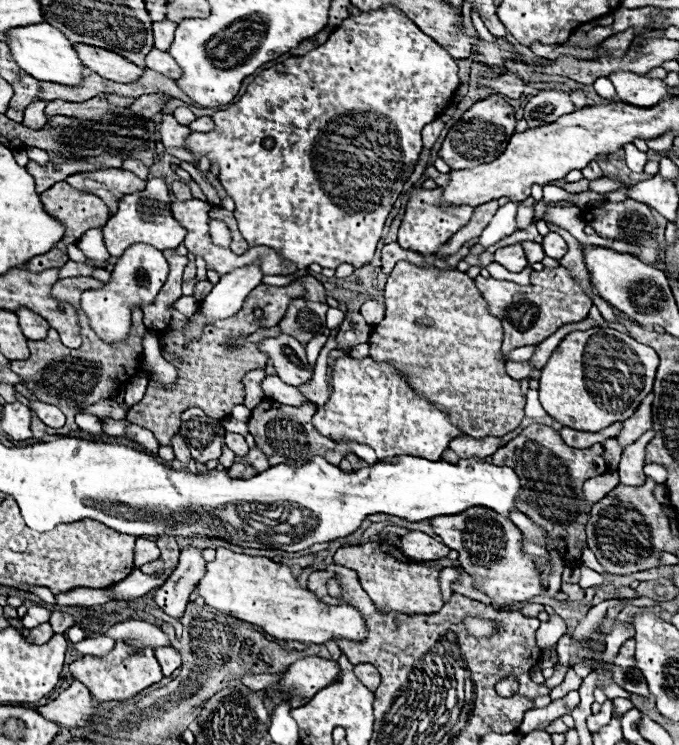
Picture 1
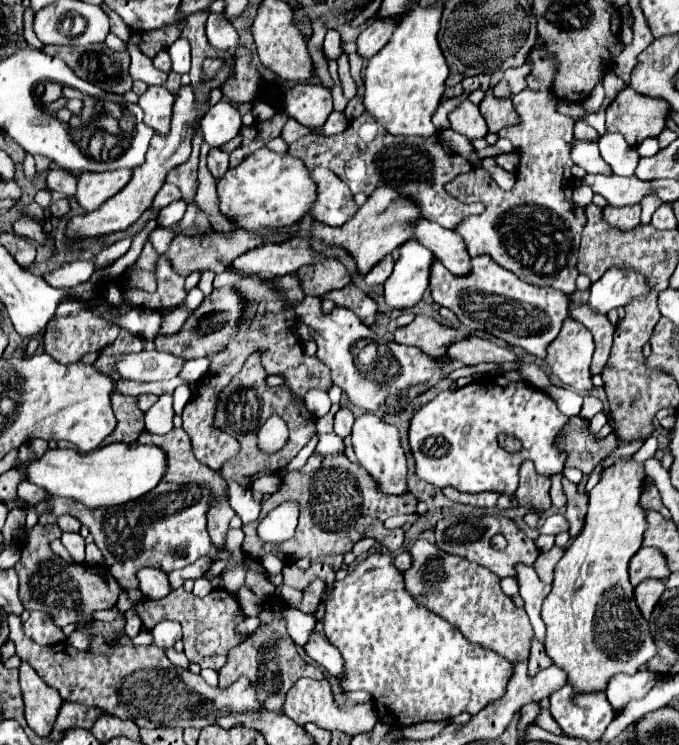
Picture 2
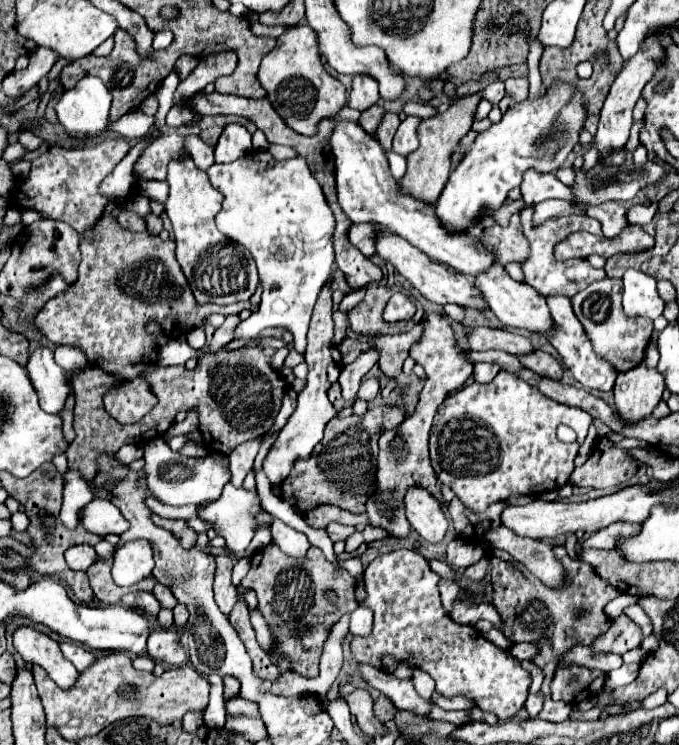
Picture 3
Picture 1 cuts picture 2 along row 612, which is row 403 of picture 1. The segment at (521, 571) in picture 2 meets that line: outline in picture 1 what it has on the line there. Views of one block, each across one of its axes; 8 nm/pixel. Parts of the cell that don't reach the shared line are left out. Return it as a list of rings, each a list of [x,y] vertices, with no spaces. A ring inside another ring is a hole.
[[[528,388],[526,398],[528,398],[528,402],[526,402],[526,416],[528,416],[528,418],[542,418],[542,416],[546,416],[544,408],[542,408],[540,402],[538,402],[538,390]]]

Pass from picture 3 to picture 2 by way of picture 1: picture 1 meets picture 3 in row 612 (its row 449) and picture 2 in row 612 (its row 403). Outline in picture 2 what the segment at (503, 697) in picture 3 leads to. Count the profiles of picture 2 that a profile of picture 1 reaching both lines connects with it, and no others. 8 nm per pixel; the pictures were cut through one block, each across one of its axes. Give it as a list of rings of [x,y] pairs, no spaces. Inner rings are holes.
[[[370,554],[366,560],[362,560],[342,582],[334,582],[334,590],[330,596],[324,596],[324,602],[326,602],[326,614],[322,618],[324,622],[324,634],[326,638],[330,640],[332,646],[336,646],[342,654],[342,660],[344,660],[344,674],[342,678],[338,680],[340,682],[340,688],[344,692],[352,692],[352,690],[366,690],[372,694],[374,702],[376,702],[376,710],[378,710],[378,718],[394,728],[406,728],[406,726],[412,726],[416,722],[422,722],[422,720],[446,720],[450,716],[458,716],[462,712],[468,712],[468,714],[478,714],[488,702],[500,698],[506,690],[506,684],[512,676],[512,664],[508,660],[504,660],[502,656],[498,656],[496,652],[492,650],[486,650],[482,646],[476,646],[476,644],[470,644],[464,640],[464,636],[460,634],[458,628],[454,628],[452,624],[448,624],[444,618],[428,612],[424,606],[416,604],[412,594],[408,594],[404,590],[404,578],[402,578],[402,572],[398,572],[392,564],[392,558],[390,554]]]

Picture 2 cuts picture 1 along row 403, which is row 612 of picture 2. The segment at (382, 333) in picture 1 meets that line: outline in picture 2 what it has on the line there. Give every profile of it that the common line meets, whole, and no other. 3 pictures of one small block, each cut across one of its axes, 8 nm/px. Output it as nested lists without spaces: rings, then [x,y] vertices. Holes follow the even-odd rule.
[[[416,540],[408,550],[412,566],[404,572],[404,586],[418,604],[456,626],[464,638],[482,648],[494,650],[510,664],[526,660],[534,636],[524,608],[518,608],[500,588],[500,576],[466,558],[448,556],[428,540]]]

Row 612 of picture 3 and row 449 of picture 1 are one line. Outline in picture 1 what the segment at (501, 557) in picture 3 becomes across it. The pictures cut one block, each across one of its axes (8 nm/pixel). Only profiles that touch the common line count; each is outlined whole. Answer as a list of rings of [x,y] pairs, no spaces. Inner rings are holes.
[[[530,424],[514,440],[492,454],[492,464],[514,468],[520,478],[516,508],[544,530],[550,550],[556,550],[566,564],[580,566],[580,558],[586,548],[584,530],[590,518],[590,504],[582,494],[582,484],[608,472],[604,446],[596,444],[582,450],[570,448],[550,426]]]

